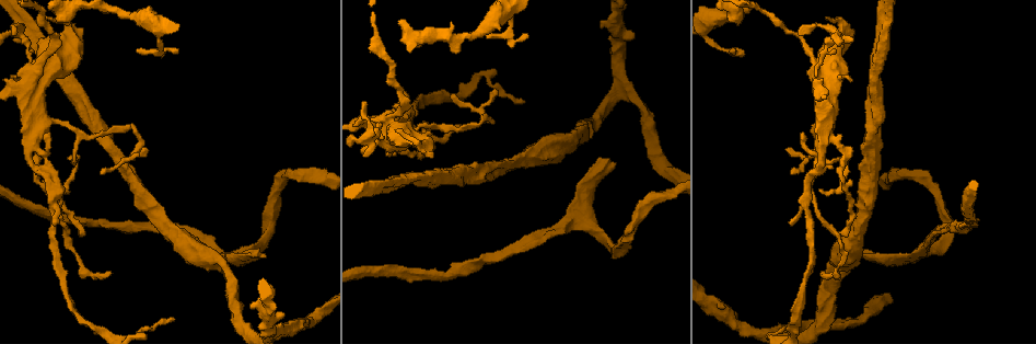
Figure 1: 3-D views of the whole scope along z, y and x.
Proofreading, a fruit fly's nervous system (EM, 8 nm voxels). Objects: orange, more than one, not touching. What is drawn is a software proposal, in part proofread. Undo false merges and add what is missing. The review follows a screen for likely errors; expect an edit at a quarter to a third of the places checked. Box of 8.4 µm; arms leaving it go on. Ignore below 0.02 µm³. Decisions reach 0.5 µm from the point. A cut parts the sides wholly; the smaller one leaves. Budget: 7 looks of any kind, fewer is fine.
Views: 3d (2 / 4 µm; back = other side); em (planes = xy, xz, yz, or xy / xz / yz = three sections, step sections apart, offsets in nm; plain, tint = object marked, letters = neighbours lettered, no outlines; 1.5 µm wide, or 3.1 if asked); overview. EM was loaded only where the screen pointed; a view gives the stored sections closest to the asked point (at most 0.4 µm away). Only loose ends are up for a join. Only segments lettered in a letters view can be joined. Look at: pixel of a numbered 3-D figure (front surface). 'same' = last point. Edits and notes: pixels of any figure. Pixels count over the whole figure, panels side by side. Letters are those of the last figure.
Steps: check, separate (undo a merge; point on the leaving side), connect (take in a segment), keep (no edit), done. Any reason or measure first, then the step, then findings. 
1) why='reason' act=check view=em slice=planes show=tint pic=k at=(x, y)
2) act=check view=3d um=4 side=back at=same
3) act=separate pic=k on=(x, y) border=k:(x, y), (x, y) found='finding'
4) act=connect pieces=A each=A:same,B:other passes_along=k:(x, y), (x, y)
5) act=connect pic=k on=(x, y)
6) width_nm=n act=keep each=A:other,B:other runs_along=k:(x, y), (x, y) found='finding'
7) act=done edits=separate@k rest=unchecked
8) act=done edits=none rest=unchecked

why='tapers out' act=check view=em slice=planes show=letters pic=1 at=(100, 172)

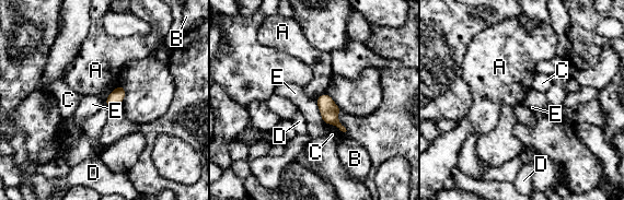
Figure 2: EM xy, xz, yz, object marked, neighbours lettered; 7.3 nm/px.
act=keep each=A:other,B:other,C:other,D:other,E:other found='no lettered segment goes on from it'

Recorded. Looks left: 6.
why='long arm stops here' act=check view=3d um=2 pic=1 at=(822, 276)

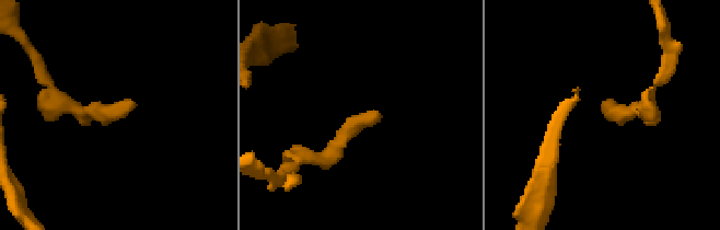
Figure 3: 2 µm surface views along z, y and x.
why='now the EM' act=check view=em slice=planes show=letters pic=3 at=(135, 106)

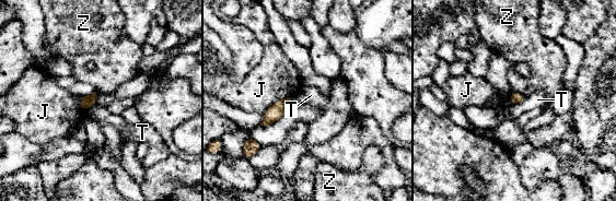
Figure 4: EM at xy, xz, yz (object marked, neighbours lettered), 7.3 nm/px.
act=keep each=J:other,T:other,Z:other border=4:(525, 97), (519, 103), (511, 104) found='no lettered segment goes on from it'

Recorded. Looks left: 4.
why='branch stops here' act=check view=em slice=planes show=letters pic=1 at=(265, 257)

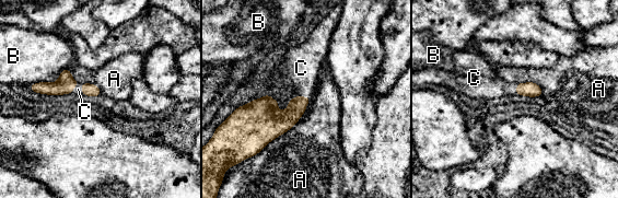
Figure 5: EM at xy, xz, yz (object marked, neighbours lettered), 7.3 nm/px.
width_nm=100 act=connect pieces=C each=A:other,B:other,C:same passes_along=5:(278, 121), (300, 95), (301, 68) found='the neuron continues'

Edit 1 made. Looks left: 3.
act=done edits=connect@5 rest=unchecked

